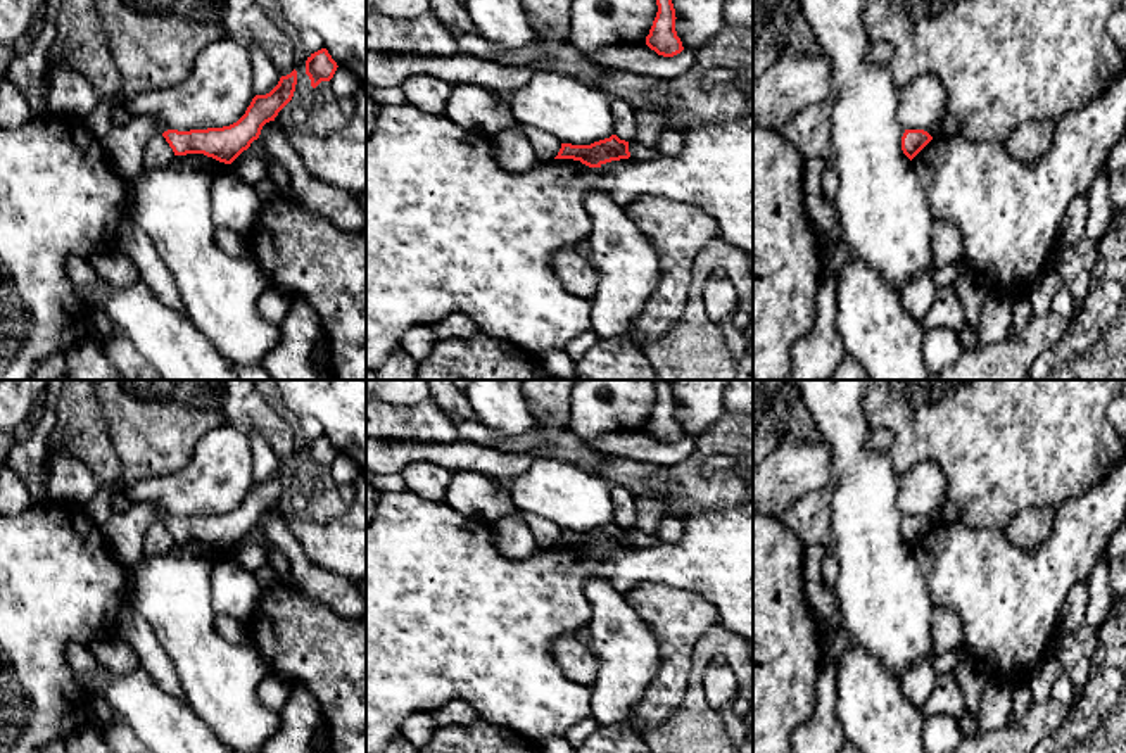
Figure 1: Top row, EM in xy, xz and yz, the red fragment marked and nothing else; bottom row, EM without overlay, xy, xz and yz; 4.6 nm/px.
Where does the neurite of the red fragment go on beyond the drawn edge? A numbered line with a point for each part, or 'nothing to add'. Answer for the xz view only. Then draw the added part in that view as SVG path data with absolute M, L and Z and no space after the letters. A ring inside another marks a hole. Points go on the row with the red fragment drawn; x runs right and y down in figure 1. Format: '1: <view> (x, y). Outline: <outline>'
nothing to add

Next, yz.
nothing to add

